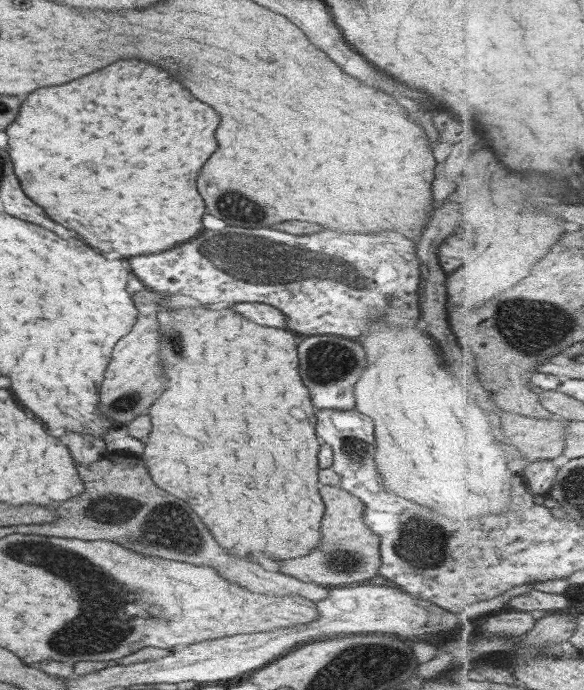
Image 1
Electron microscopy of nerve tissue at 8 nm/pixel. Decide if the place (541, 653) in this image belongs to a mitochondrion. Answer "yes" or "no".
no

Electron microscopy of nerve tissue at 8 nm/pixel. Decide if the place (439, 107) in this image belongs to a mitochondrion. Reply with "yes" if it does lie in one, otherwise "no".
no

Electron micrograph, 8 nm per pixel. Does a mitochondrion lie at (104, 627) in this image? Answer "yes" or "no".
yes

